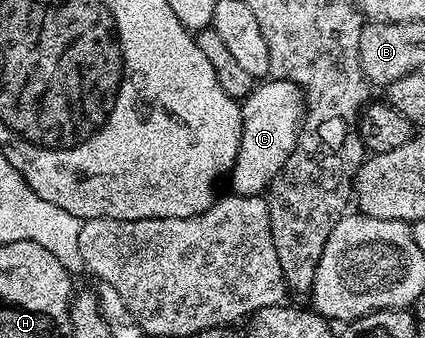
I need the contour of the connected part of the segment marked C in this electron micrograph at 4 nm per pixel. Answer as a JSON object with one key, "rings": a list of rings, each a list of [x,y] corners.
{"rings":[[[269,78],[253,86],[252,92],[242,101],[240,112],[242,141],[230,172],[231,190],[237,195],[264,195],[278,169],[286,165],[286,157],[290,157],[294,149],[304,113],[304,97],[293,83]]]}

